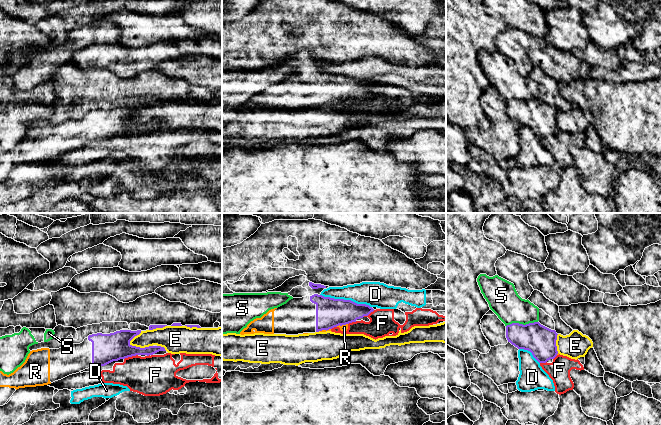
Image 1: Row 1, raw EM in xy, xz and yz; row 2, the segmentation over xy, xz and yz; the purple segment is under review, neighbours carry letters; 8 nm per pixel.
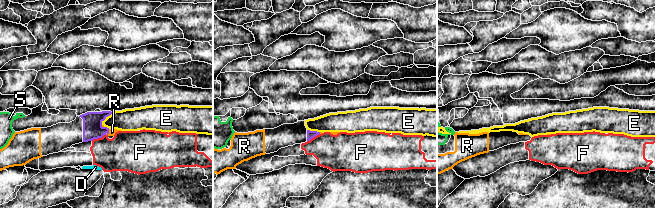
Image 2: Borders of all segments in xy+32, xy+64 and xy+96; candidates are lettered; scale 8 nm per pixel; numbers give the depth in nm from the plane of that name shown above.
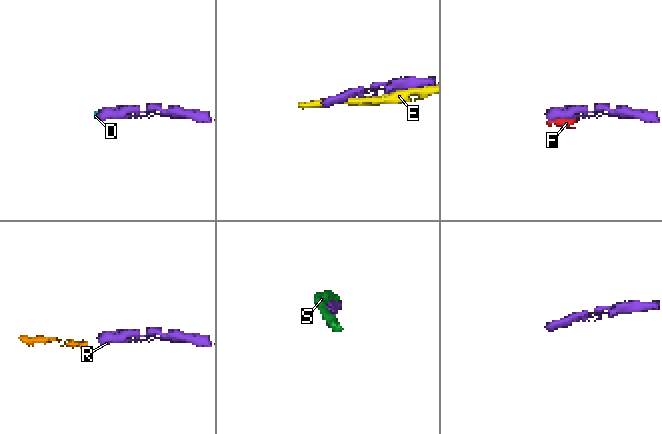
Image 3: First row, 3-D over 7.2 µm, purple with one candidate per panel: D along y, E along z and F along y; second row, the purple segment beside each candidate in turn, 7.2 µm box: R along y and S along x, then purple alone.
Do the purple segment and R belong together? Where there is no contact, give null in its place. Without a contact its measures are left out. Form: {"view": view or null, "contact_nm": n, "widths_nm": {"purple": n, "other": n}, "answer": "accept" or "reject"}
{"view": "xz", "contact_nm": 100, "widths_nm": {"purple": 240, "other": 50}, "answer": "accept"}

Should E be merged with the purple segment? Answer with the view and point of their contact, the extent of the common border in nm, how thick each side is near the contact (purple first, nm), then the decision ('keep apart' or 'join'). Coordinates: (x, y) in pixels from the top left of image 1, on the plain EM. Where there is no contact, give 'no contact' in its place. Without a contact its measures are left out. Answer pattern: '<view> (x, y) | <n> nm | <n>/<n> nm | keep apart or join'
xy (139, 123) | 200 nm | 220/180 nm | keep apart

